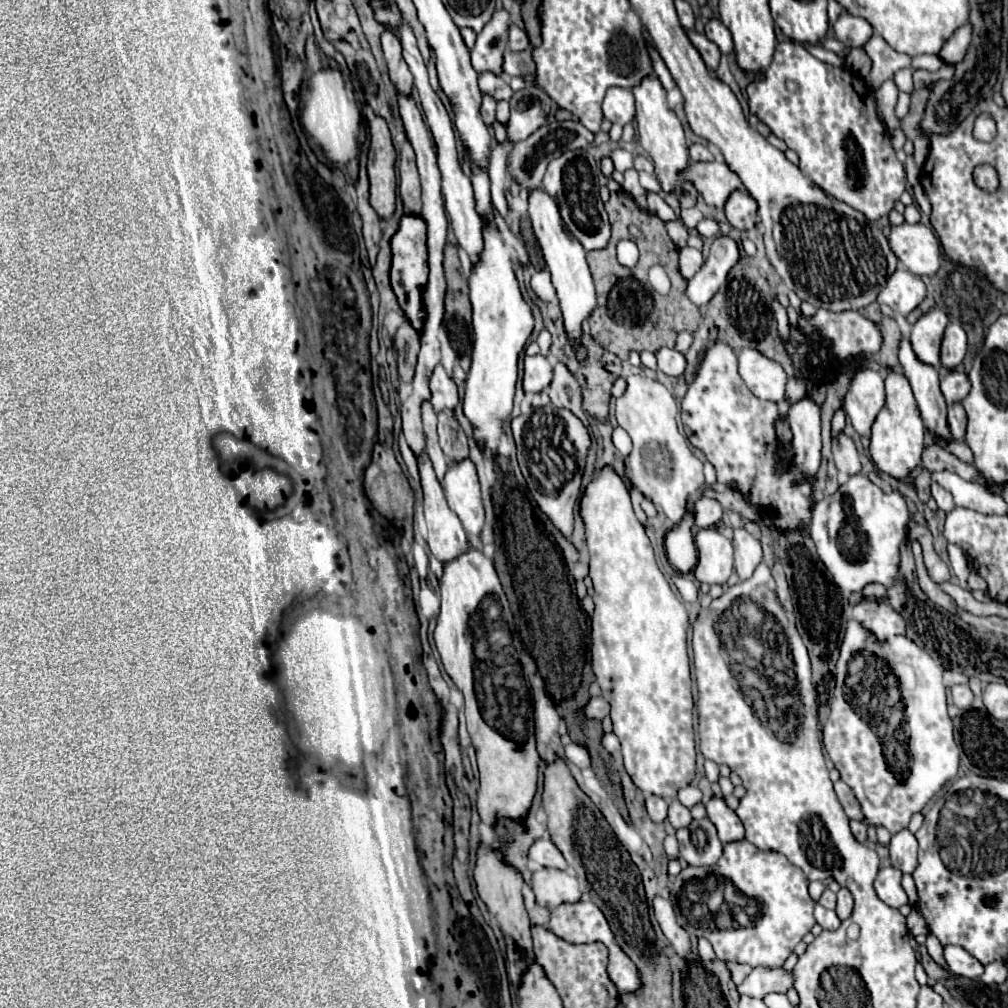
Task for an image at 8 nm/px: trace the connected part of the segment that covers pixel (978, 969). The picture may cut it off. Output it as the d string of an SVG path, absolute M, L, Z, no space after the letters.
M945 946L943 954L945 954L945 960L947 960L951 972L957 976L975 980L985 970L985 966L981 962L977 962L977 958L973 958L969 952L965 952L961 946Z

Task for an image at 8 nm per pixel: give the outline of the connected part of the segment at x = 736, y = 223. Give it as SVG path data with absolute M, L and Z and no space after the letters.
M735 190L725 202L725 216L729 224L737 230L749 230L755 226L757 202L745 190Z

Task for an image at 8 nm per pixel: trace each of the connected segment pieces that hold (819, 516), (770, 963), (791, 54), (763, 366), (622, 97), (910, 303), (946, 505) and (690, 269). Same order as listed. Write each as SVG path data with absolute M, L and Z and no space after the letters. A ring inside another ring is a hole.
M857 474L857 476L851 476L839 488L837 494L825 496L821 502L815 504L813 536L811 538L817 546L821 562L833 574L835 584L839 588L849 590L849 592L861 592L871 582L883 584L885 588L891 588L897 574L899 574L899 562L901 562L899 546L901 546L901 542L907 540L907 522L909 522L907 504L899 492L885 494L867 476ZM843 496L849 496L853 500L849 504L849 510L841 508ZM851 516L857 520L857 530L861 530L865 534L865 540L867 540L867 548L859 560L847 560L841 552L841 544L837 544L837 538L841 534L841 526L845 526L851 520Z
M731 842L723 850L723 858L719 864L709 868L693 868L687 866L681 870L681 874L675 878L671 890L677 894L677 920L679 924L693 936L703 936L711 942L715 954L723 962L737 962L737 964L749 964L751 968L765 966L765 968L781 968L783 962L793 954L793 948L801 942L801 938L813 928L813 898L807 892L809 880L805 878L803 870L793 866L783 854L775 852L761 852L751 842ZM709 880L717 882L731 882L739 894L745 894L749 898L755 898L759 908L759 918L753 926L731 926L723 924L717 926L715 918L711 916L711 910L707 908L707 900L701 900L697 908L703 908L703 914L693 914L689 896L693 890L709 890ZM689 902L689 904L687 904ZM689 908L689 910L687 910ZM707 916L707 918L701 918Z
M785 40L777 44L773 62L765 70L765 78L753 82L747 88L747 98L751 112L757 114L759 120L763 120L777 138L785 140L787 148L797 152L801 172L813 182L817 182L821 190L849 204L853 210L865 214L869 222L877 222L889 216L889 212L895 208L895 202L907 190L907 178L903 164L895 158L891 136L881 118L877 116L873 92L865 86L863 78L859 80L845 66L831 66L827 62L821 62L811 56L801 44ZM789 80L797 82L799 92L787 90L785 82Z
M739 350L739 374L745 380L747 388L763 400L779 402L785 398L787 374L779 362L765 358L759 350Z
M611 86L603 100L603 116L621 126L629 124L635 116L635 98L631 90Z
M899 266L889 278L887 286L877 296L879 304L889 304L893 310L907 316L919 302L925 298L925 284L919 276L911 274L903 266Z
M933 482L933 484L931 484L931 494L933 494L933 498L937 500L937 506L939 506L941 510L949 512L949 510L953 510L953 508L955 508L951 492L949 492L949 490L945 490L943 486L939 486L937 482Z
M691 246L681 248L681 252L679 252L679 270L681 270L681 274L683 274L685 280L693 278L695 272L697 272L701 266L703 266L703 256L701 256L699 250L695 250L695 248L691 248Z

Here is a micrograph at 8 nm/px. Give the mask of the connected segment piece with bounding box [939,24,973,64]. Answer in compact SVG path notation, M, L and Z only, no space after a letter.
M965 24L963 28L959 28L953 38L949 38L945 42L945 46L941 48L939 52L939 58L947 64L959 64L965 54L967 54L967 48L969 48L969 42L971 42L971 36L973 36L973 28L971 24Z

